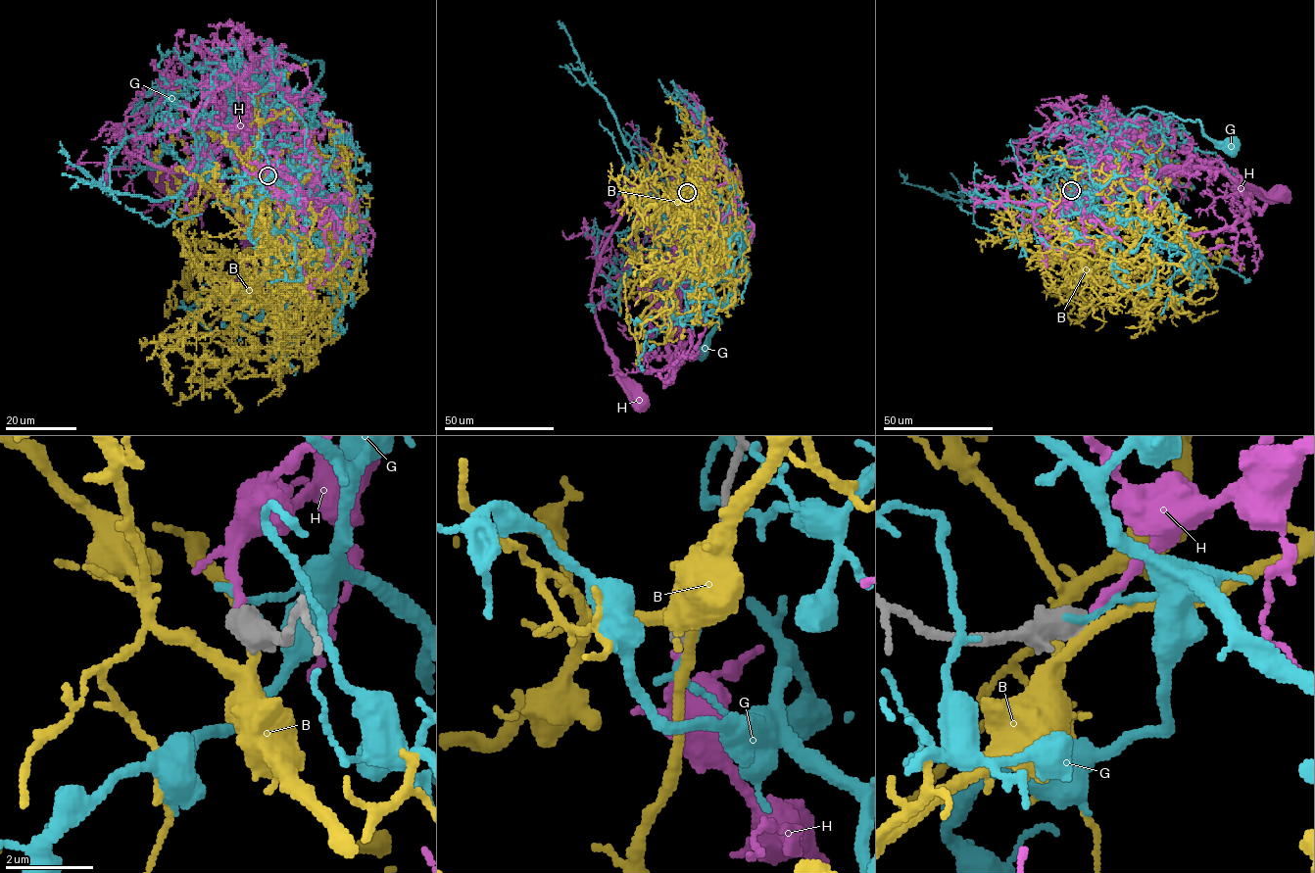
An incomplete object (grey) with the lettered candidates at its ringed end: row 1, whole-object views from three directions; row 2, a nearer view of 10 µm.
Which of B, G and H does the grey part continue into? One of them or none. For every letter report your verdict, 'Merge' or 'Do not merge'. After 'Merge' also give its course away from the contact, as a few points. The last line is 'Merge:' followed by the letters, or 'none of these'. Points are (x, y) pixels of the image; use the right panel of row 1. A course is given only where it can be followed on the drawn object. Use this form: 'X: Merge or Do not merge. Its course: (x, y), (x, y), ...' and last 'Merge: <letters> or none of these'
B: Do not merge
G: Do not merge
H: Merge. Its course: (1071, 190), (1083, 182), (1096, 190), (1102, 160), (1066, 184), (1089, 188), (1163, 164), (1193, 162), (1282, 196)
Merge: H

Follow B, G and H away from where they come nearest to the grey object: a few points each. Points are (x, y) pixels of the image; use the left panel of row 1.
B: (268, 177), (282, 217), (260, 292), (278, 305), (328, 266), (334, 161), (229, 72)
G: (268, 176), (282, 184), (240, 171), (231, 151), (228, 79), (246, 41), (320, 62), (311, 88), (288, 101)
H: (267, 175), (274, 163), (288, 166), (281, 175), (248, 125), (184, 170), (133, 156), (114, 129), (193, 183)

